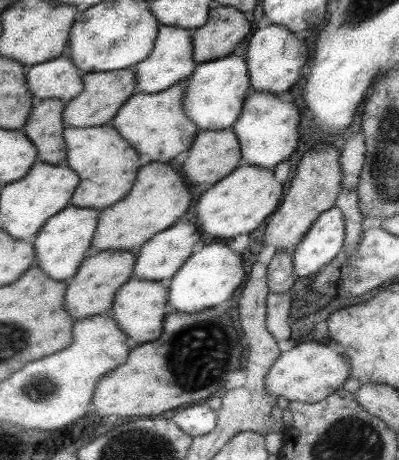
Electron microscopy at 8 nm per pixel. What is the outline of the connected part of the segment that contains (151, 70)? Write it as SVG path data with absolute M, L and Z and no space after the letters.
M160 25L152 53L133 68L137 84L135 94L162 92L176 83L187 81L194 75L197 63L192 56L193 31L176 25Z

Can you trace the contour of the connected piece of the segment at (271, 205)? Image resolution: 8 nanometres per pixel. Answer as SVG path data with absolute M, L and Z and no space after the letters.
M242 161L228 176L200 196L196 205L198 224L204 232L218 238L230 238L230 241L238 234L259 234L259 227L280 206L282 196L284 186L276 180L273 169Z

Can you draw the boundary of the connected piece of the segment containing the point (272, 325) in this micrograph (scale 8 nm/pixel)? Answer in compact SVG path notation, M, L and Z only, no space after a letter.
M289 290L268 295L266 328L277 342L290 339L290 334L292 334L290 306L292 306L292 296Z

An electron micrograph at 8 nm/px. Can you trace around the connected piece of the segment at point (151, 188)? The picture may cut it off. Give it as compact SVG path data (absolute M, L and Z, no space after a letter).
M150 162L140 168L130 192L120 202L102 209L91 246L91 253L101 250L138 251L155 234L178 222L192 204L190 184L166 162Z

